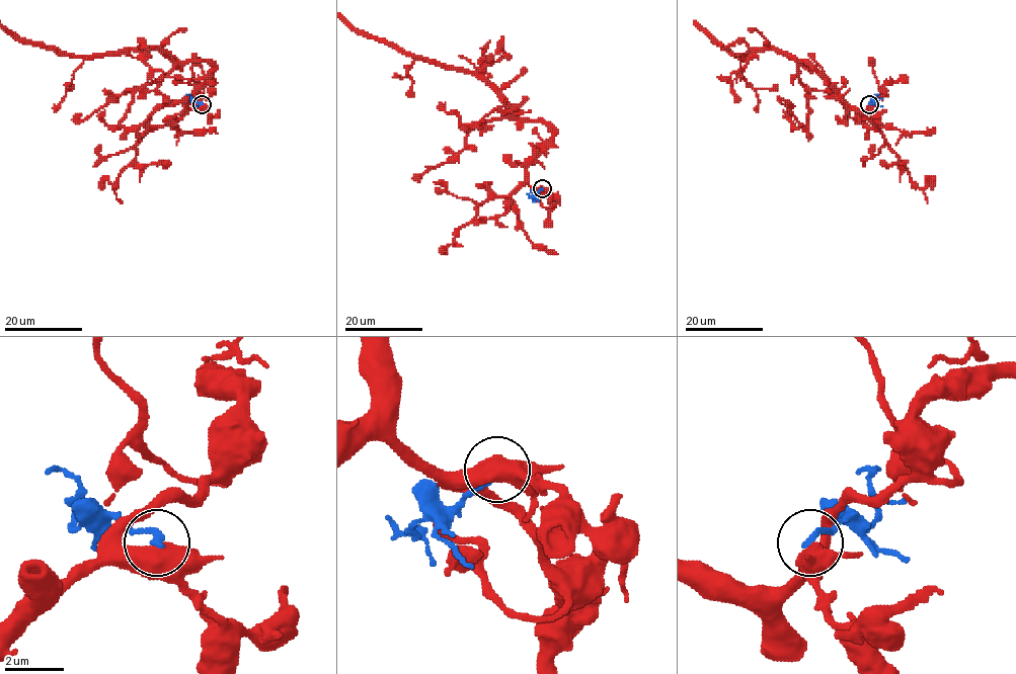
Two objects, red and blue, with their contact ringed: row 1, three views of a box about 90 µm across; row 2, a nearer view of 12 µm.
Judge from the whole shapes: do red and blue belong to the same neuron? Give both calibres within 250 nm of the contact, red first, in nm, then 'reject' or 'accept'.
calibres 550 and 240 nm; reject

